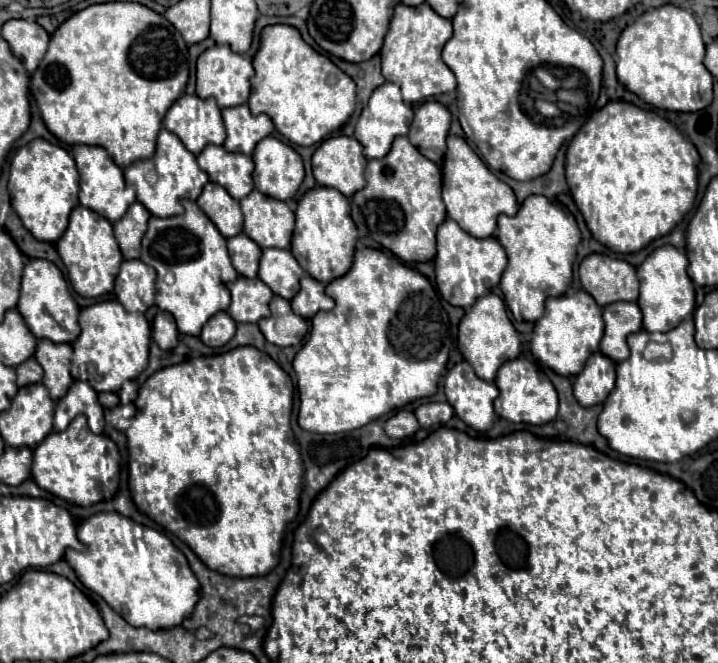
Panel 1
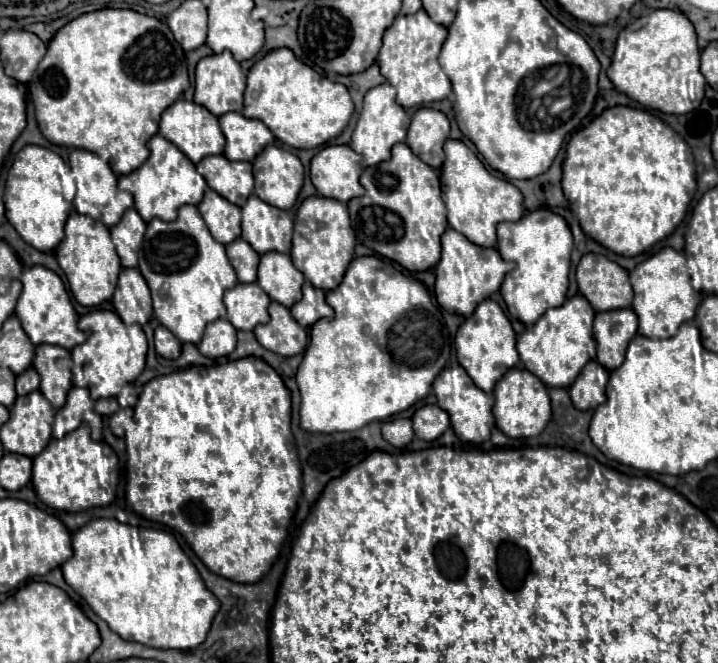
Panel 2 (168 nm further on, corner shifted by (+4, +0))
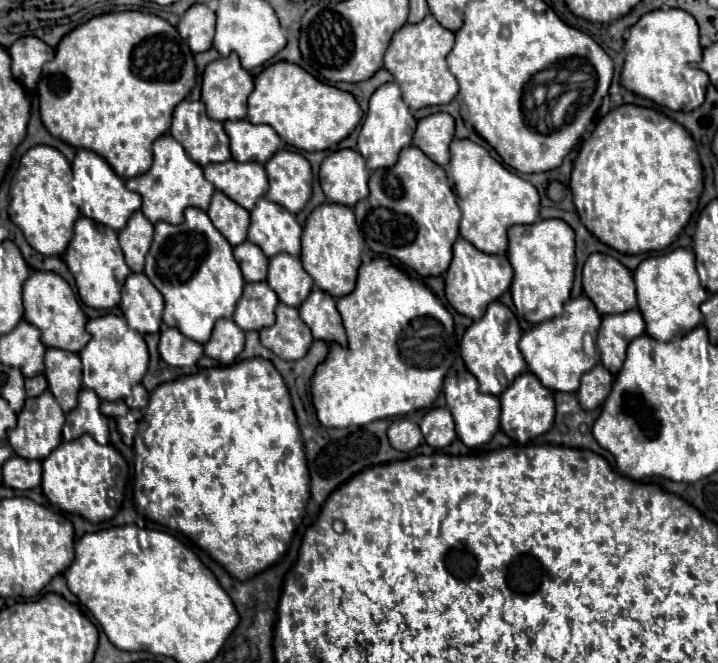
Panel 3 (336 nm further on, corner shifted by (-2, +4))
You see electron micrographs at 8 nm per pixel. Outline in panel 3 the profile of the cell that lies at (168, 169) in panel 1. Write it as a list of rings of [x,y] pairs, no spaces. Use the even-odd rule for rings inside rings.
[[[164,134],[154,142],[152,168],[142,176],[128,178],[126,186],[128,186],[128,190],[138,192],[142,196],[142,212],[152,224],[156,224],[160,220],[168,222],[168,224],[180,224],[180,222],[184,222],[184,210],[190,206],[208,210],[210,198],[216,190],[212,186],[212,182],[208,182],[204,178],[202,168],[188,158],[184,148],[180,146],[180,142],[176,142],[170,134]]]

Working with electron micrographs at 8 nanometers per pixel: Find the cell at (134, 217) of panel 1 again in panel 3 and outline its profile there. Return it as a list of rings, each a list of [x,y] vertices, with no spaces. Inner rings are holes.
[[[140,210],[132,214],[128,226],[118,232],[118,240],[126,256],[126,264],[130,266],[132,272],[144,270],[144,256],[150,250],[152,234],[154,234],[154,226]]]

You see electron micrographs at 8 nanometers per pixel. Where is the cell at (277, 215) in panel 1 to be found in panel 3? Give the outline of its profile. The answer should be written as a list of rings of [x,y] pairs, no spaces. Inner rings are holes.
[[[260,198],[250,214],[252,222],[248,228],[248,240],[260,246],[268,258],[280,252],[286,252],[290,256],[300,254],[302,228],[292,212],[276,206],[266,198]]]

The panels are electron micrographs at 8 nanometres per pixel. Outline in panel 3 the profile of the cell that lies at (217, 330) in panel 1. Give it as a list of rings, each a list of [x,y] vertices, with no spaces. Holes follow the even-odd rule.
[[[220,320],[214,326],[212,338],[204,344],[204,354],[228,366],[244,348],[244,330],[240,330],[232,320]]]

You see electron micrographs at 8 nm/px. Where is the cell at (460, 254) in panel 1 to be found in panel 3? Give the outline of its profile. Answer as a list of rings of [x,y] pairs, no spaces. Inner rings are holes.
[[[458,238],[454,244],[454,258],[446,272],[446,298],[450,306],[472,320],[480,320],[490,302],[498,300],[512,284],[512,266],[506,256],[484,254],[476,250],[468,240]]]

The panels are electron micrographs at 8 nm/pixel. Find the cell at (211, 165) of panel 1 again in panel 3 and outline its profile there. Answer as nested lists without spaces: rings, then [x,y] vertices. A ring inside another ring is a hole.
[[[228,160],[222,164],[208,164],[204,174],[216,186],[216,190],[246,210],[252,210],[256,200],[268,190],[266,170],[258,162]]]

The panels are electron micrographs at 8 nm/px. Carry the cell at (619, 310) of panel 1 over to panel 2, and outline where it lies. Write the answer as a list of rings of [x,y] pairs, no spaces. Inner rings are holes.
[[[632,308],[598,312],[594,318],[594,338],[598,362],[606,370],[614,370],[624,362],[626,346],[638,332],[638,316]]]

